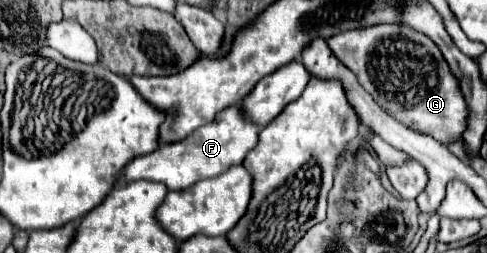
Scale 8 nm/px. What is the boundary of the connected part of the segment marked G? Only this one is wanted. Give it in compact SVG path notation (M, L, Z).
M373 25L365 29L353 29L339 35L333 35L327 39L333 55L351 71L355 71L359 85L397 121L401 121L407 127L413 127L415 131L423 131L423 135L431 135L443 145L451 145L455 141L461 141L461 135L467 127L467 105L463 99L463 93L459 91L459 81L449 71L447 61L439 53L437 45L423 33L405 27L405 25Z

